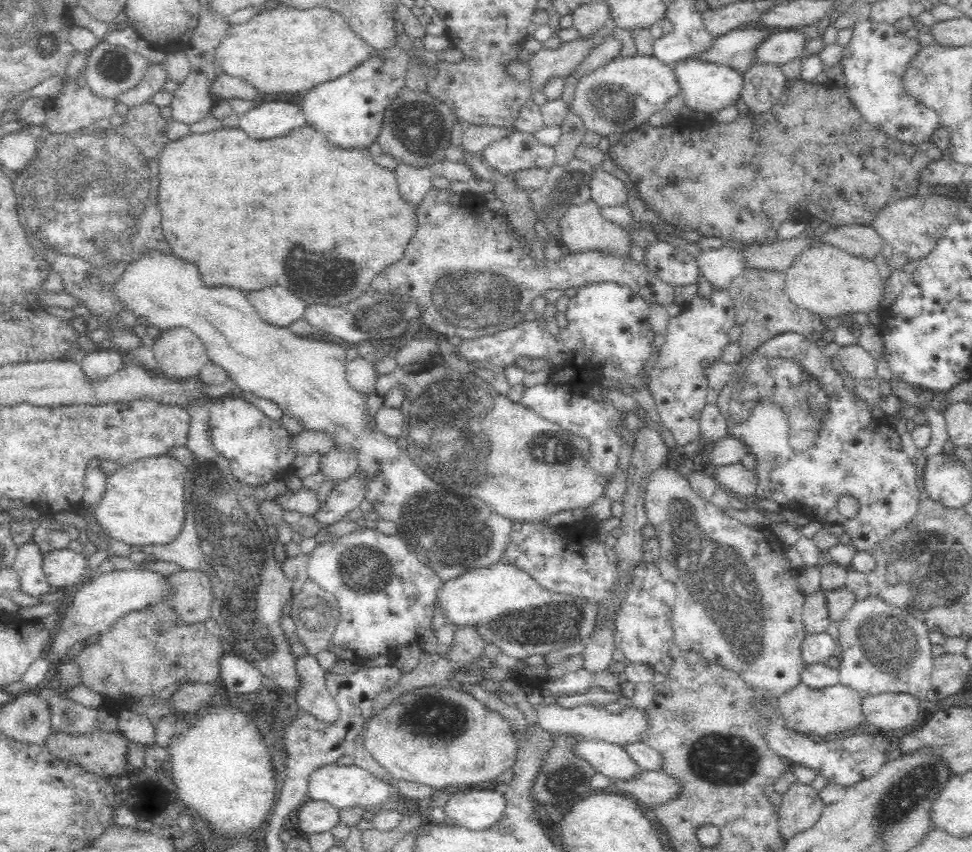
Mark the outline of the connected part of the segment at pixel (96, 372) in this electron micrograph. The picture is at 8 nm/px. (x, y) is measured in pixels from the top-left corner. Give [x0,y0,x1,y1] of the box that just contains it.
[81,348,130,380]

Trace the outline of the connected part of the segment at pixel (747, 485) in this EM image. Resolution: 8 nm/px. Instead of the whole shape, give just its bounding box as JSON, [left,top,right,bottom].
[710,462,757,500]

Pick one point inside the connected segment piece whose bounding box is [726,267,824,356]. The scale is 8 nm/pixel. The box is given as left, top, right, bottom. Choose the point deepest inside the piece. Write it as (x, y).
(762, 310)

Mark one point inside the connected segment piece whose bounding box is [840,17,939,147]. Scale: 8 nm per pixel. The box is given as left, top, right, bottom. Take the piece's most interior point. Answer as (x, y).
(873, 61)

